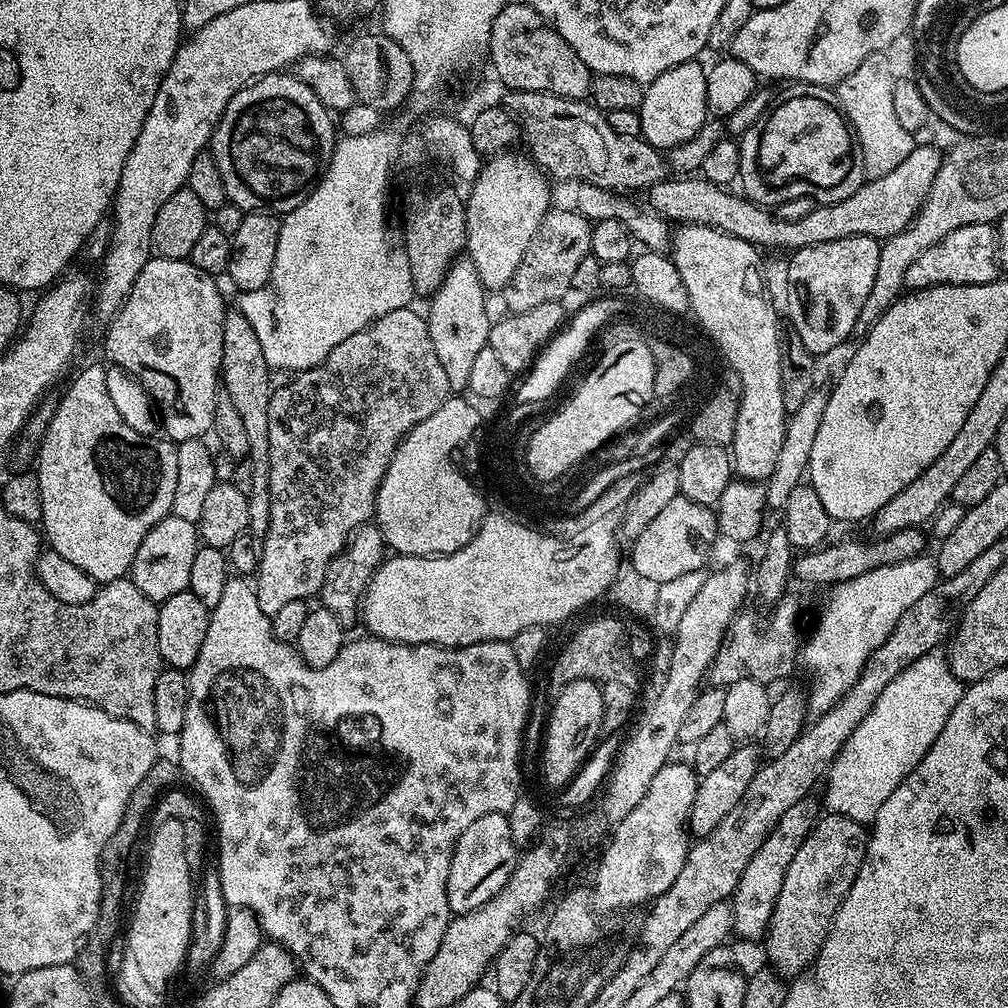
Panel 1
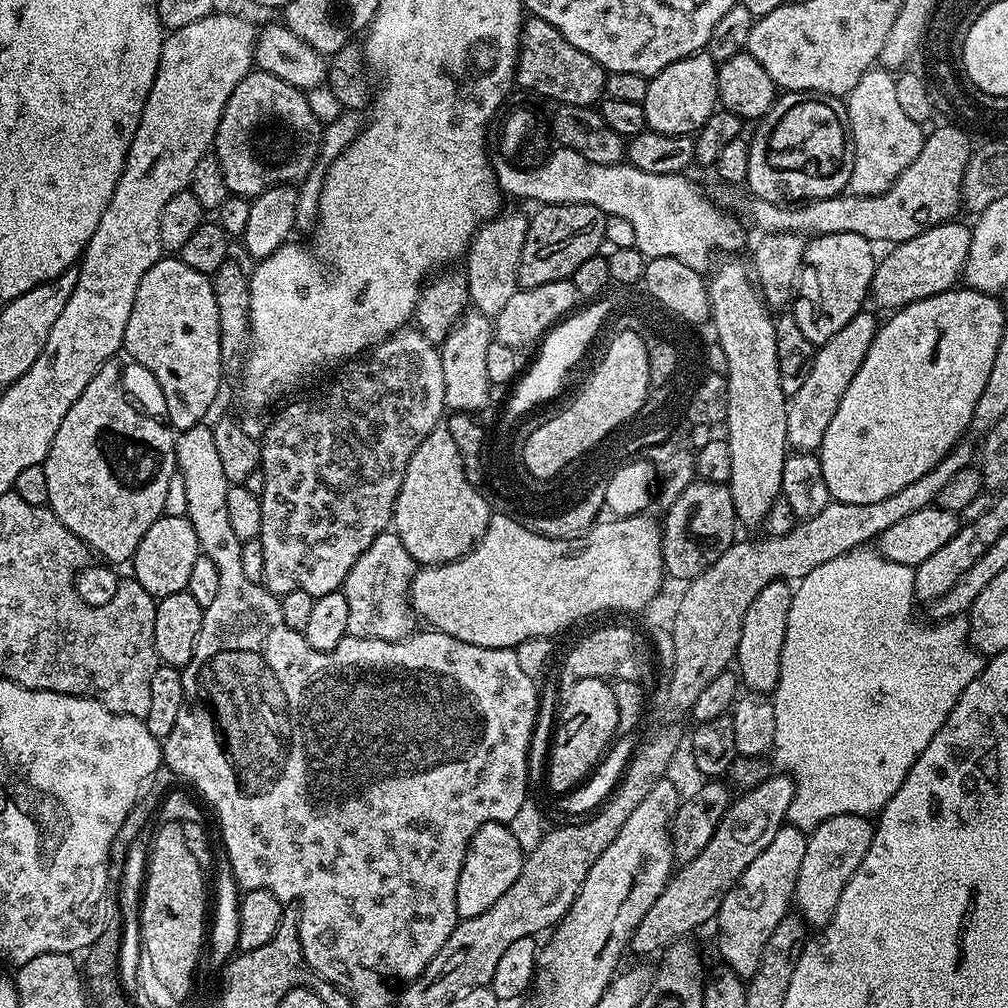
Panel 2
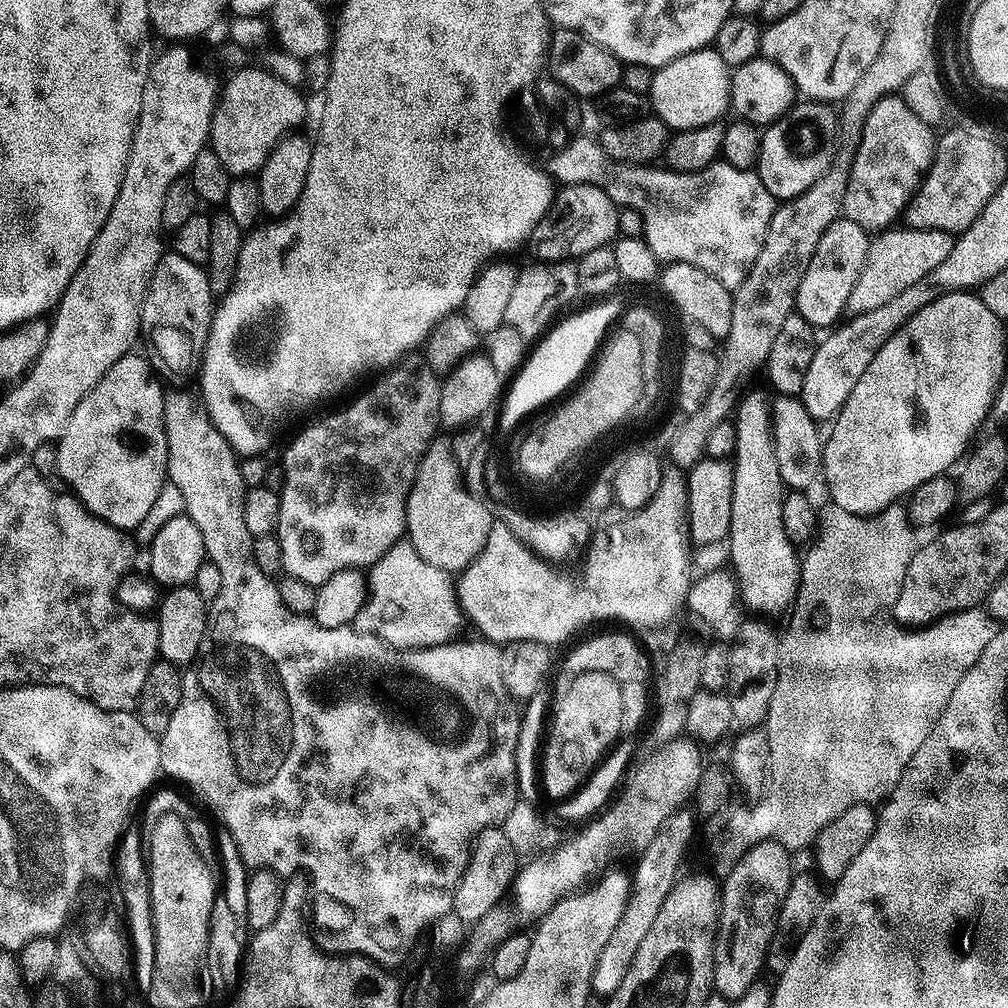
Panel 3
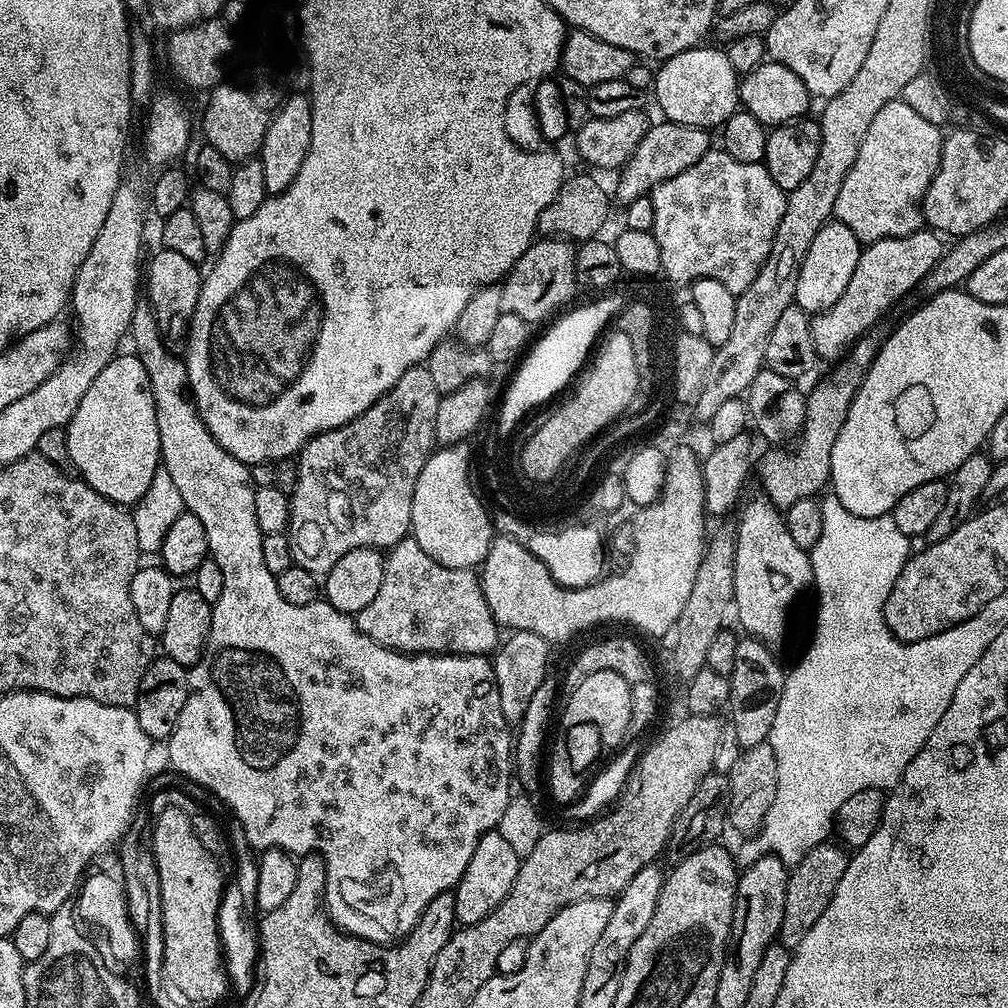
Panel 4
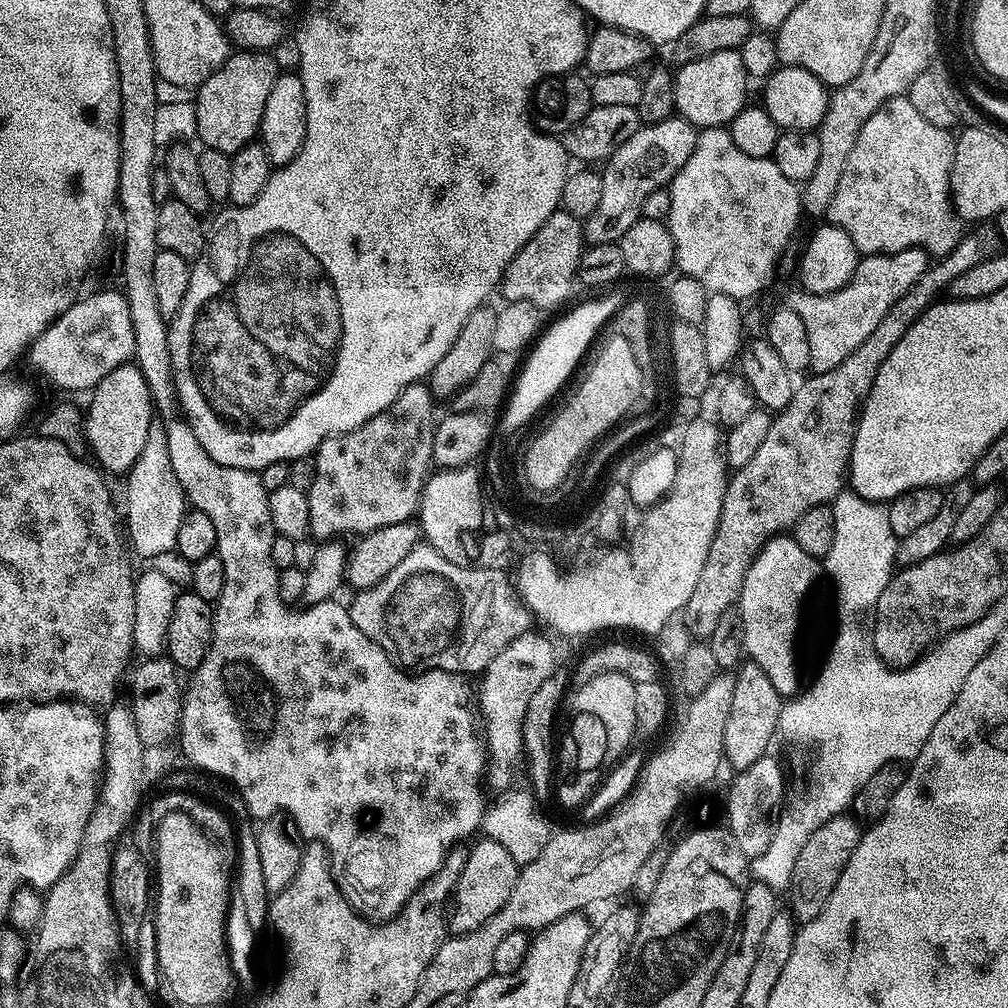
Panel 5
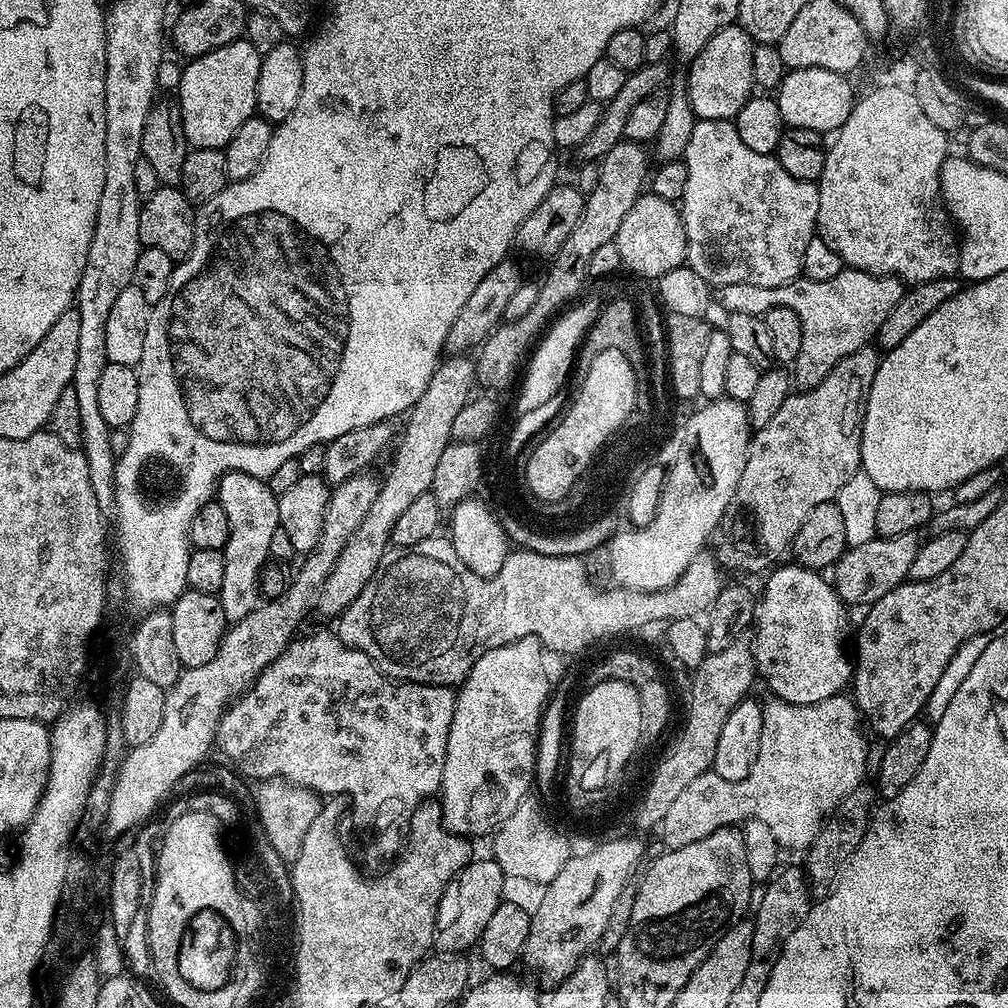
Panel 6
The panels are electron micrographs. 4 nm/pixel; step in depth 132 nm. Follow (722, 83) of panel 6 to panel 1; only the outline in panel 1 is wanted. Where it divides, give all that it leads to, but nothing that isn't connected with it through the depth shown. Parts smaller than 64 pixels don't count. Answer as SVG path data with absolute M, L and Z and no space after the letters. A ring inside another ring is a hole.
M687 60L675 64L666 74L658 74L652 83L647 85L642 98L640 114L640 136L655 148L667 150L694 138L698 130L709 119L706 106L706 78L708 73L705 65L696 60Z

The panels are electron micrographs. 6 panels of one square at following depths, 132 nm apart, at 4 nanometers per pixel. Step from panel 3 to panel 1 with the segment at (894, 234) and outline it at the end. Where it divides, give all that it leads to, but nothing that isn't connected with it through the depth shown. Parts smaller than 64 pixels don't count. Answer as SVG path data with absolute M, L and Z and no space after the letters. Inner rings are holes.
M992 224L962 226L942 242L934 242L930 250L918 254L906 270L904 288L915 290L939 284L985 284L997 279L998 272L998 232Z

